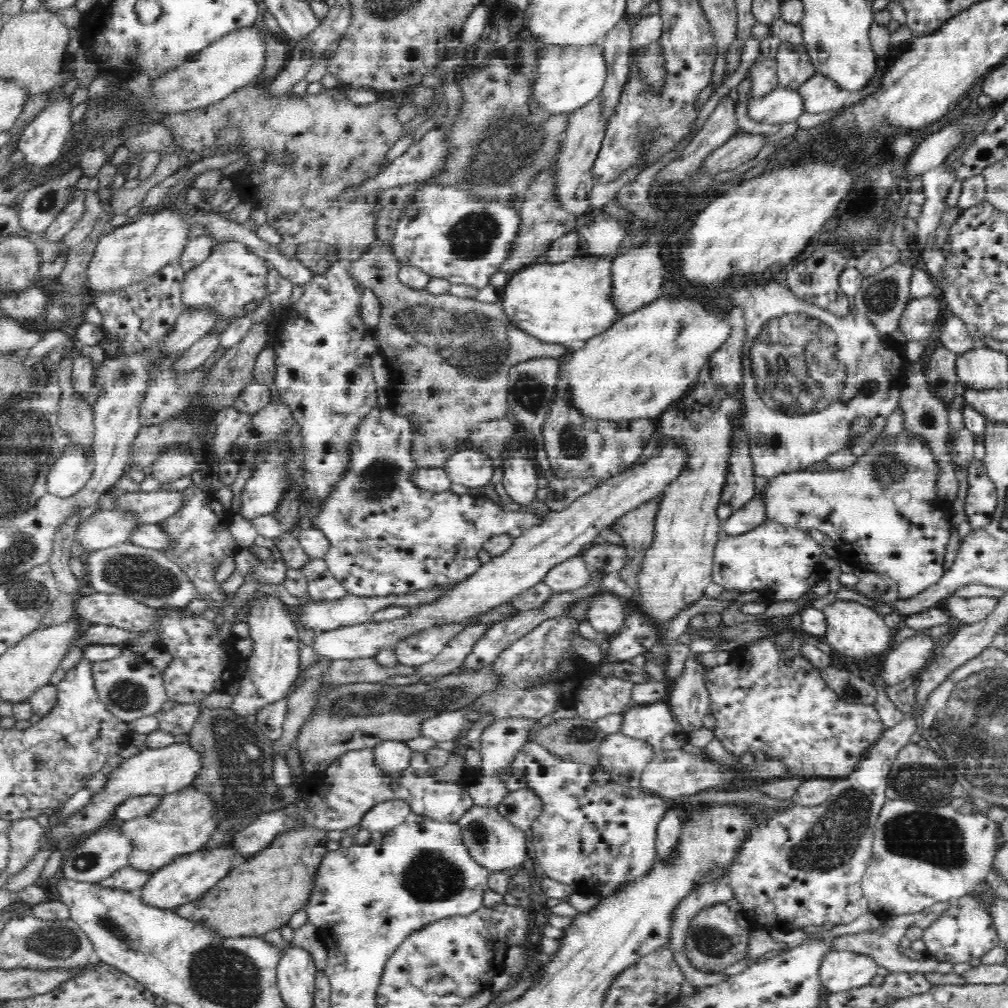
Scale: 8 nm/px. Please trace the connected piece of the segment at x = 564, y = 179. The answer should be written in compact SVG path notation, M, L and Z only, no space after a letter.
M600 92L583 108L571 113L567 118L567 129L564 132L562 160L558 162L560 169L560 190L563 204L577 216L591 210L589 198L595 183L592 181L592 166L607 131L607 120L604 119L606 99Z

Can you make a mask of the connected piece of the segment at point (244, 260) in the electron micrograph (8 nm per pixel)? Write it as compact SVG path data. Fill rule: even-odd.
M238 243L219 244L211 255L192 270L185 271L180 280L180 303L182 313L208 313L214 326L220 322L229 322L229 326L240 318L248 318L248 306L260 306L264 296L270 294L267 276L268 262L251 248Z

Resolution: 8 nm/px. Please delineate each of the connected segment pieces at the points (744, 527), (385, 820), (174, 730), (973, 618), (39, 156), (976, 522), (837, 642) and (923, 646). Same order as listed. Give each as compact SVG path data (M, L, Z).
M758 494L739 513L732 514L730 518L722 522L721 531L723 538L736 538L744 536L765 522L764 505L760 504Z
M404 798L382 802L372 811L368 811L363 818L362 827L369 831L378 830L384 833L387 830L395 829L408 817L412 816L412 804Z
M184 705L173 707L165 713L156 713L159 720L156 731L170 734L174 738L189 736L203 710L200 705Z
M953 596L948 599L947 607L956 619L972 624L990 616L994 609L999 607L999 600L986 597L964 599Z
M64 93L58 95L58 98L49 104L44 112L38 114L38 118L28 125L22 133L17 150L22 152L25 160L28 162L27 167L53 167L60 161L60 146L64 146L65 136L68 135L69 127L72 126L70 115L72 114L72 96L64 96Z
M972 456L966 464L968 489L964 512L970 524L970 535L988 530L995 521L998 497L995 482L987 475L983 460Z
M839 599L836 602L828 603L828 606L821 606L821 608L827 622L823 638L826 643L833 647L833 650L856 660L881 657L889 651L893 638L891 629L884 623L883 616L876 610L862 606L858 602L846 602L846 600Z
M926 635L906 639L894 652L882 659L884 666L880 668L880 678L883 687L888 690L924 669L933 656L934 646L935 641Z

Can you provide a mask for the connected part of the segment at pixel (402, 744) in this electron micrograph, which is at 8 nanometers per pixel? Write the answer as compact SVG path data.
M384 739L384 742L379 742L372 748L375 765L379 766L382 772L393 776L410 768L412 752L406 741L398 739Z

